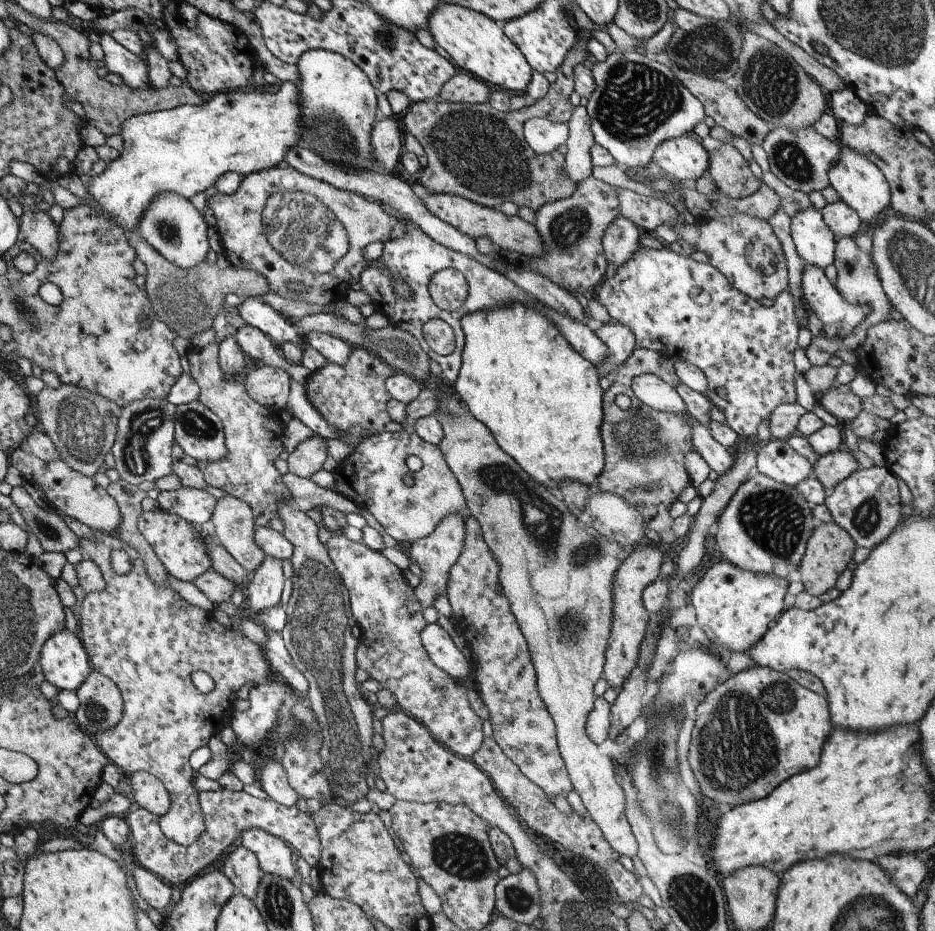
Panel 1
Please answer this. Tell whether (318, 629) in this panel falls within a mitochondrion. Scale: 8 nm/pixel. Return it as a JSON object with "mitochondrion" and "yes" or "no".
{"mitochondrion":"yes"}

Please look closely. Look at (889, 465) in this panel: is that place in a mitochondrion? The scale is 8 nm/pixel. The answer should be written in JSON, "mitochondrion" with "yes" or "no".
{"mitochondrion":"no"}

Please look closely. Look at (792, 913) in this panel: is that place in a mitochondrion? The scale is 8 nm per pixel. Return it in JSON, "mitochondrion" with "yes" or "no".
{"mitochondrion":"no"}

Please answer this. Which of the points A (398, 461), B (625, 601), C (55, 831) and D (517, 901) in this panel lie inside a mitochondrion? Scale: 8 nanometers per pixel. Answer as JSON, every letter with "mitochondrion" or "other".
{"A":"other","B":"other","C":"other","D":"mitochondrion"}

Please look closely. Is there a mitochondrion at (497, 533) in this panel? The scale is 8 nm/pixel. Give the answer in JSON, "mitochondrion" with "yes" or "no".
{"mitochondrion":"yes"}

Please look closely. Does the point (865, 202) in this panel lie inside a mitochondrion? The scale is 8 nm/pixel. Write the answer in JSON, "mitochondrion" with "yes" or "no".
{"mitochondrion":"no"}

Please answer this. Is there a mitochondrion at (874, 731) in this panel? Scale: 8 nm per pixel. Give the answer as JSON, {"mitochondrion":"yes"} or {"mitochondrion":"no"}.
{"mitochondrion":"no"}

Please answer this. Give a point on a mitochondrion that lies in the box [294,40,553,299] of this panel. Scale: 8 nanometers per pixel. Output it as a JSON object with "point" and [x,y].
{"point":[480,151]}

